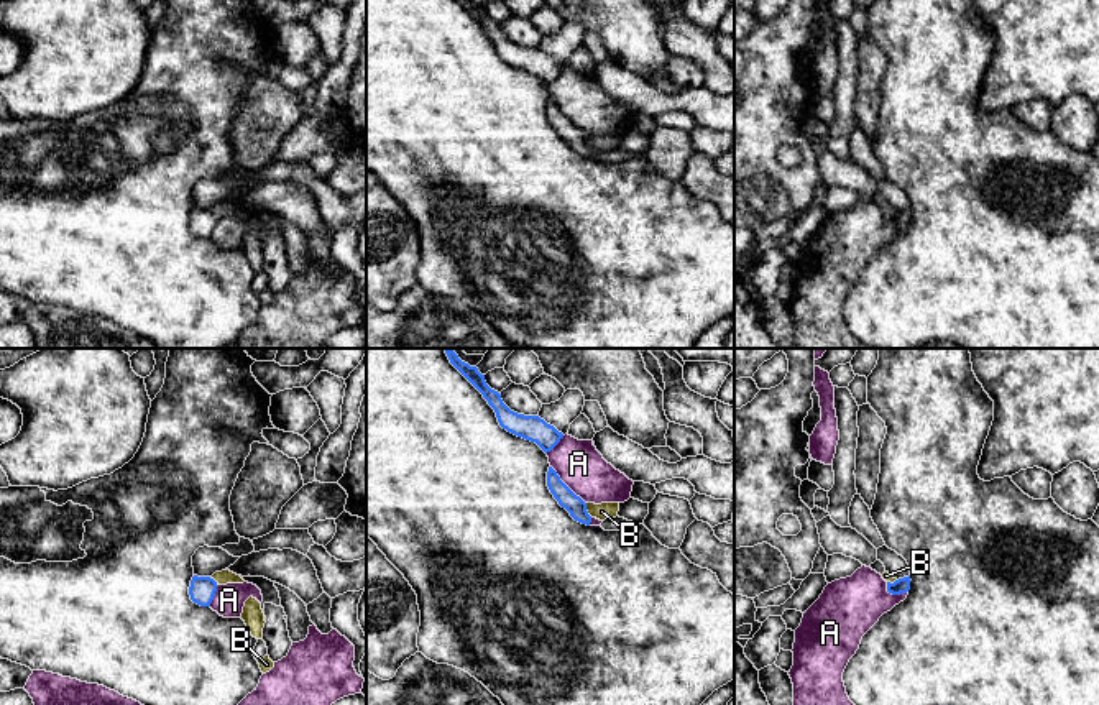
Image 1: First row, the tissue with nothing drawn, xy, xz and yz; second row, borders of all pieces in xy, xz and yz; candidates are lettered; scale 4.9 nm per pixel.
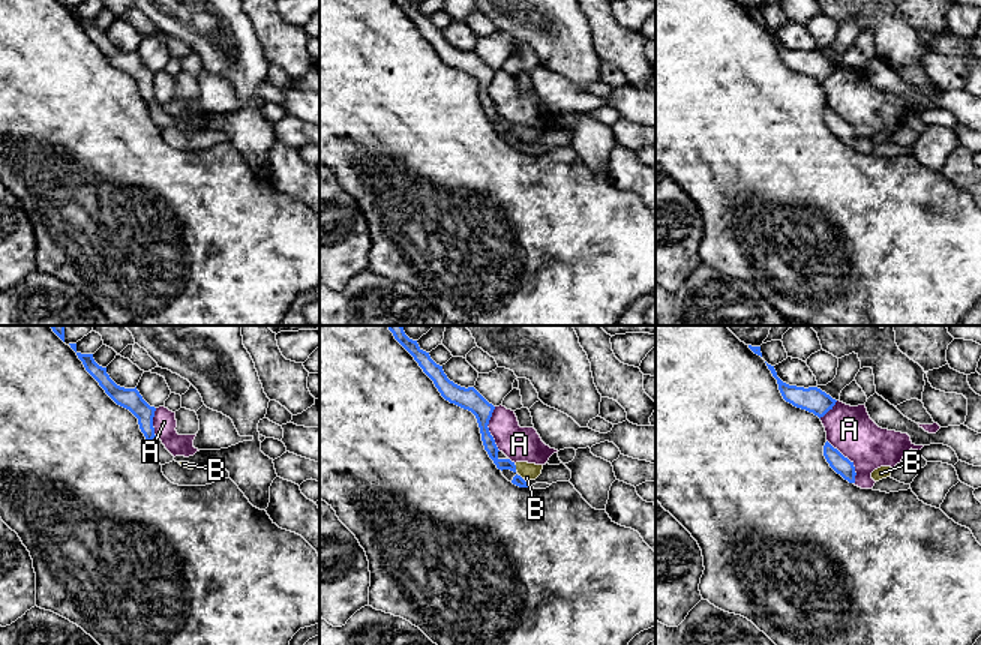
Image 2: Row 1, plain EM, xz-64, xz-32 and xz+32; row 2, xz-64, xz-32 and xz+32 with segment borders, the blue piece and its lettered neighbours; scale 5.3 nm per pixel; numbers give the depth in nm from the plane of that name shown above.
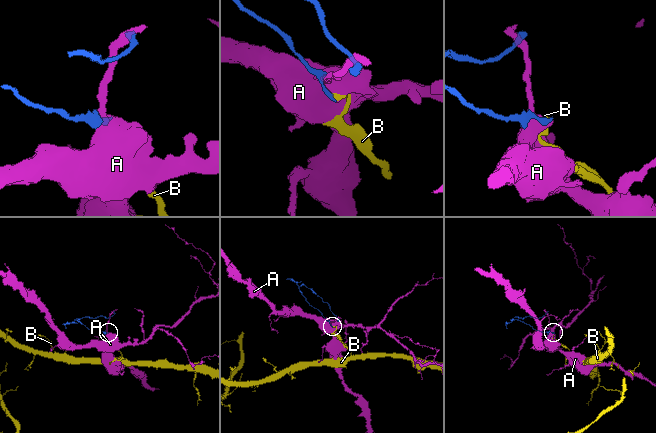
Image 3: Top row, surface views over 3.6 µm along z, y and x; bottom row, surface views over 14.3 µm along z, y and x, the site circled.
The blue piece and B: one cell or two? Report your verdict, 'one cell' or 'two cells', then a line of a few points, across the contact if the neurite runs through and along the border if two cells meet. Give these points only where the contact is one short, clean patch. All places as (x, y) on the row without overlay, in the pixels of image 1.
two cells; line xz (585, 135), (585, 142), (592, 148)

